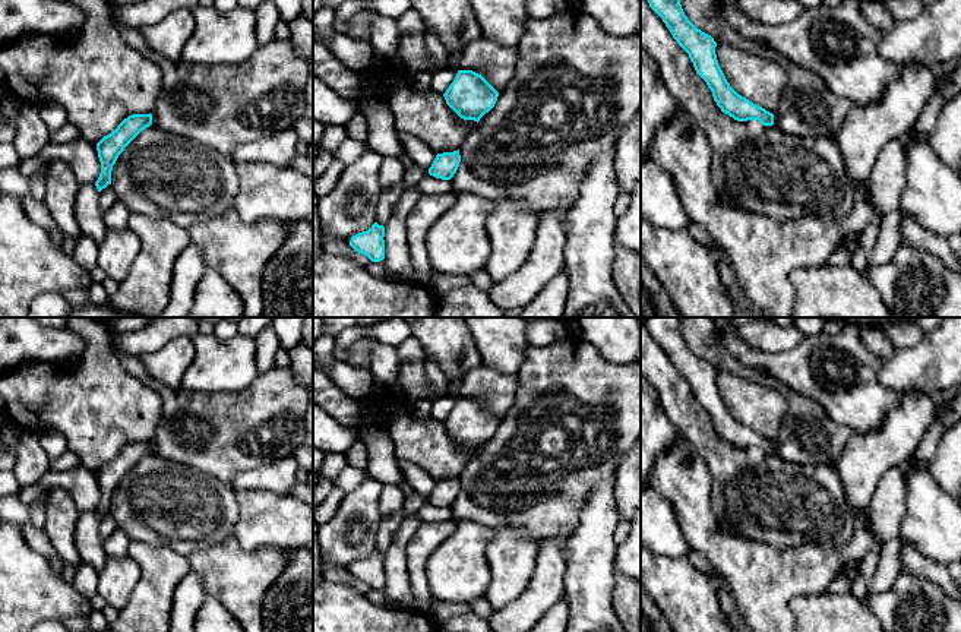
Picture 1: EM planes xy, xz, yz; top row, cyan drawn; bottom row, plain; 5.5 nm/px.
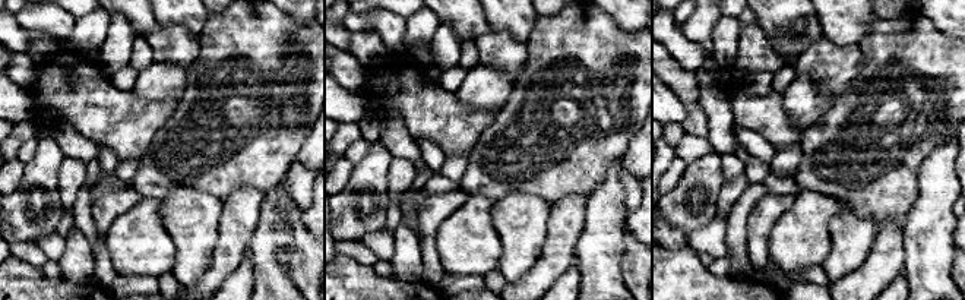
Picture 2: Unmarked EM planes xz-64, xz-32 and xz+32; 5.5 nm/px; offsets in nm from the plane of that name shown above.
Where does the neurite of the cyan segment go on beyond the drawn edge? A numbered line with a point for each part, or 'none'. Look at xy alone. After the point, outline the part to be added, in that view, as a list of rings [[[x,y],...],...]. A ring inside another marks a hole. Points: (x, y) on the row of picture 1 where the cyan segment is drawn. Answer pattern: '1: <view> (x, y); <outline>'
none

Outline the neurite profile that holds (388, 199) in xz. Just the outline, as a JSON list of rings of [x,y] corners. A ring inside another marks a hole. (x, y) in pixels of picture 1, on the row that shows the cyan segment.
[[[401,181],[380,195],[376,209],[376,222],[379,225],[385,227],[386,222],[391,219],[393,208],[404,192],[405,192],[405,186]]]

